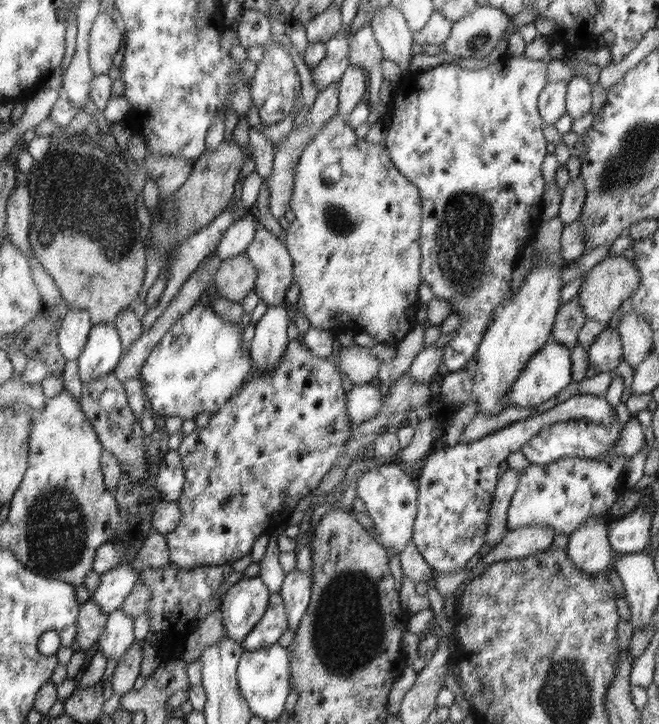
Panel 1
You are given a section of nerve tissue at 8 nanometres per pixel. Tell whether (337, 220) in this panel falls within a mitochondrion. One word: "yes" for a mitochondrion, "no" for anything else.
yes

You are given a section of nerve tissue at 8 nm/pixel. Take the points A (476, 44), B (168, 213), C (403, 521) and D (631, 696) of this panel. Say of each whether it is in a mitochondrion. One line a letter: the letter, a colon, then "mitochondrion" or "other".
A: mitochondrion
B: mitochondrion
C: other
D: other

